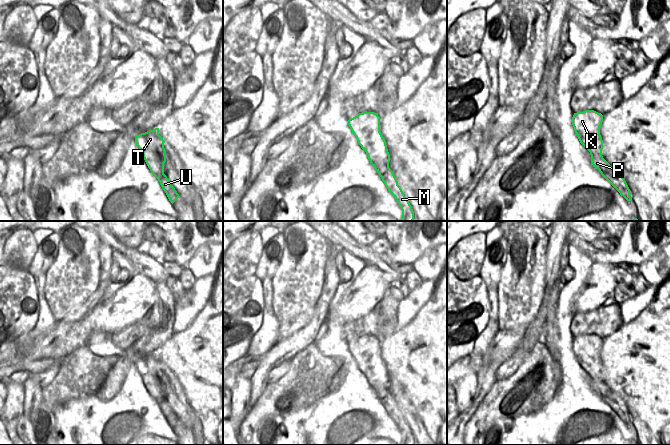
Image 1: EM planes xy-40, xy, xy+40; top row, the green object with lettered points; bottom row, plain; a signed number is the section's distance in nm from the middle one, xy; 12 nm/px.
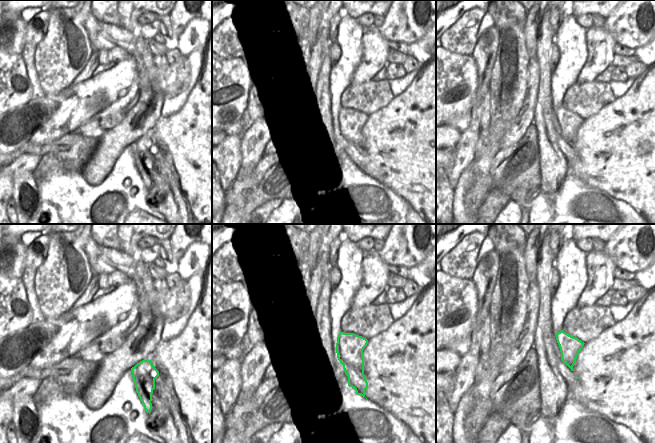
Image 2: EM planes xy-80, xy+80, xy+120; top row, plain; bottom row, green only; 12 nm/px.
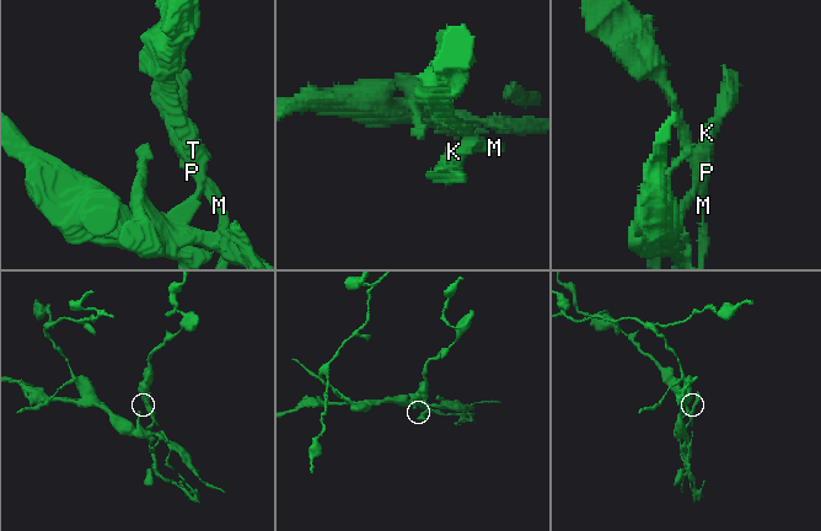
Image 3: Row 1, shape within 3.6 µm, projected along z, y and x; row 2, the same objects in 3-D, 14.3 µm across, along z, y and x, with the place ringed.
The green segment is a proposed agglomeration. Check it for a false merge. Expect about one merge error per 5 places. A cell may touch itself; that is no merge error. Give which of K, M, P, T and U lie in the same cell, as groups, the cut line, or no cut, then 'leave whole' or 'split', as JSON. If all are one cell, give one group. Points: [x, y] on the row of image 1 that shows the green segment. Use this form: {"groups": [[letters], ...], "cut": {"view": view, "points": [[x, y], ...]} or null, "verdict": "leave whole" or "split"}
{"groups": [["K", "T"], ["M", "P", "U"]], "cut": {"view": "xy", "points": [[389, 168], [382, 173], [378, 168], [376, 170]]}, "verdict": "split"}

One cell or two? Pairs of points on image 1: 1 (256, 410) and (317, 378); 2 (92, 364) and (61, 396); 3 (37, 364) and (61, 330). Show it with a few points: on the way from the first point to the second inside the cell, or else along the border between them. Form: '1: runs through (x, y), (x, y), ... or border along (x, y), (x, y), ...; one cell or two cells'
1: runs through (271, 403), (289, 390), (295, 390), (302, 386); one cell
2: runs through (84, 372), (68, 388); one cell
3: runs through (36, 356), (52, 337); one cell

